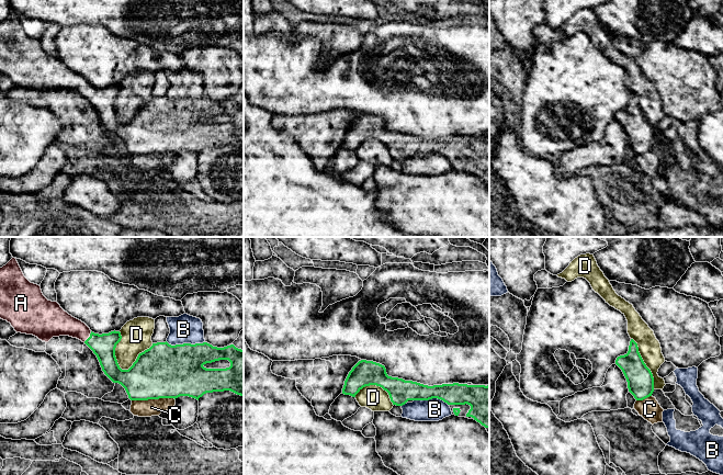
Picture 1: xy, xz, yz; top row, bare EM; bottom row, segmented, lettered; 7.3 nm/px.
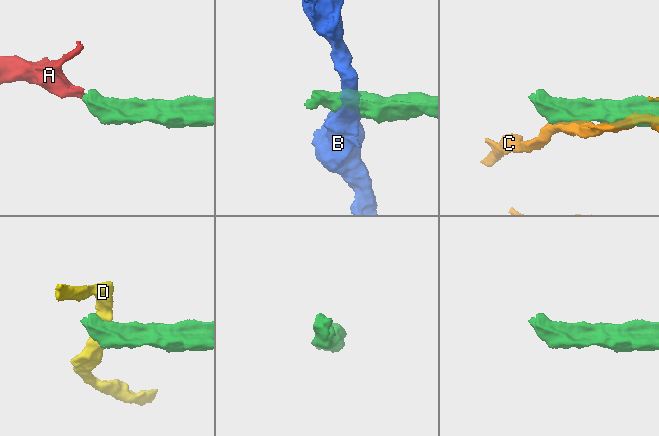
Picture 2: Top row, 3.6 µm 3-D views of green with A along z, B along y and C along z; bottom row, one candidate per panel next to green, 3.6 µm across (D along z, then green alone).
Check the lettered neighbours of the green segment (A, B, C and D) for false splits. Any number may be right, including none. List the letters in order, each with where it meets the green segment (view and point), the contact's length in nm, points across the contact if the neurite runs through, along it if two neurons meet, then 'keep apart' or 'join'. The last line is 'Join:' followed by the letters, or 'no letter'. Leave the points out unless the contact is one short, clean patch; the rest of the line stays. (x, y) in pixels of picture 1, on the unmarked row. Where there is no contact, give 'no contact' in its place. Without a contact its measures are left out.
A: contact xy (89, 91); length 100 nm; way xy (103, 100), (89, 91), (74, 81), (58, 77); join
B: contact xy (185, 98); length 280 nm; keep apart
C: contact xy (153, 153); length 320 nm; keep apart
D: contact xy (136, 113); length 300 nm; keep apart
Join: A

